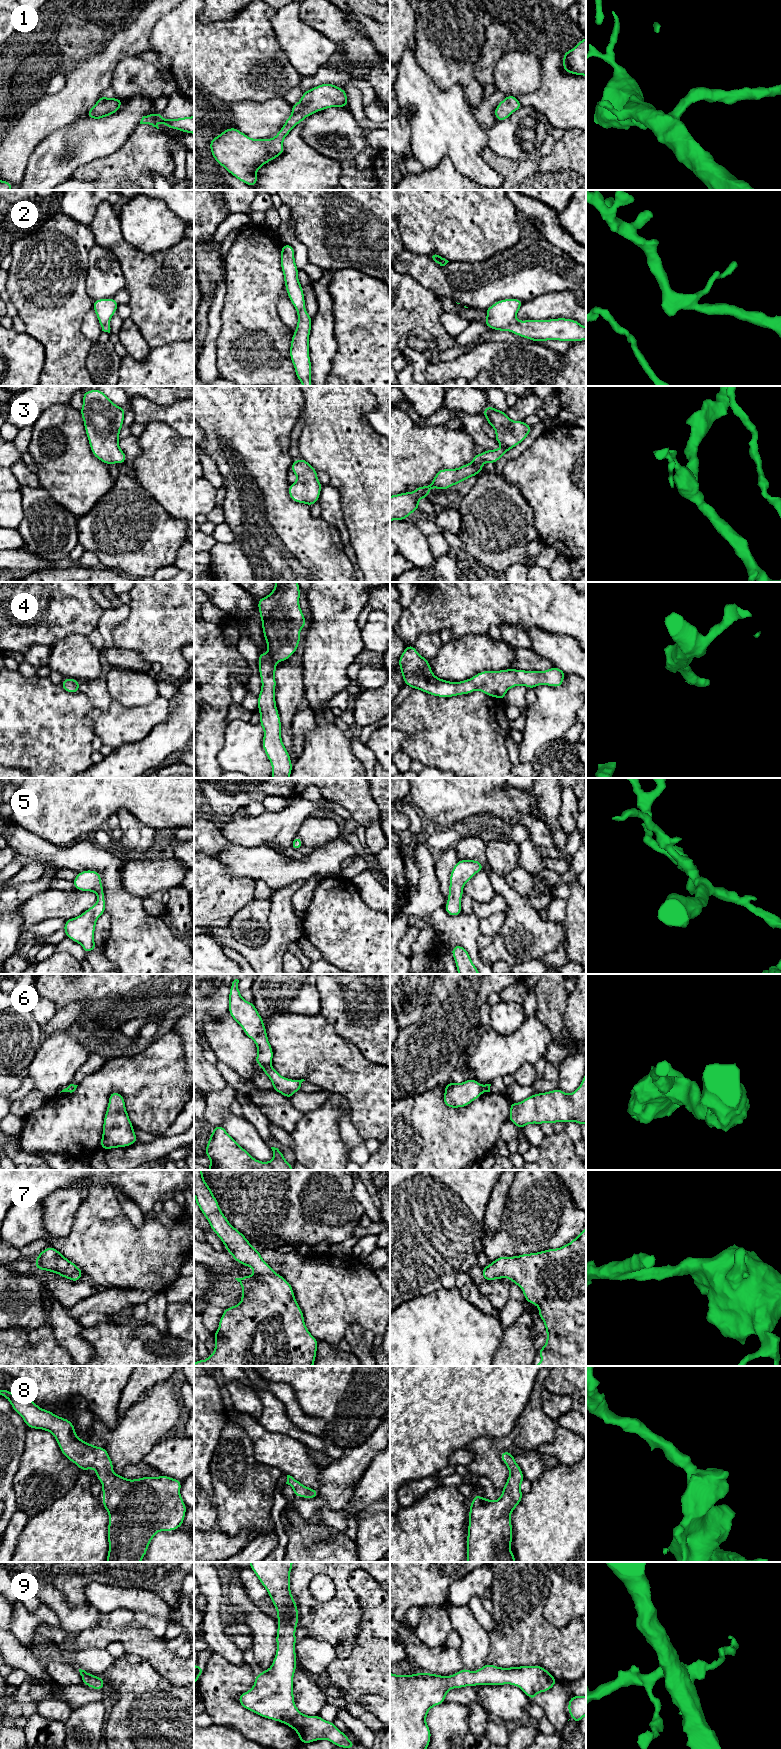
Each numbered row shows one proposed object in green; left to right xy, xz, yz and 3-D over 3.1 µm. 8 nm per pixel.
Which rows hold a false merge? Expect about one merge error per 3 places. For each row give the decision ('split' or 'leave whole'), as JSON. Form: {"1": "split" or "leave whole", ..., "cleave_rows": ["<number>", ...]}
{"1": "leave whole", "2": "leave whole", "3": "leave whole", "4": "leave whole", "5": "leave whole", "6": "split", "7": "leave whole", "8": "leave whole", "9": "leave whole", "cleave_rows": ["6"]}

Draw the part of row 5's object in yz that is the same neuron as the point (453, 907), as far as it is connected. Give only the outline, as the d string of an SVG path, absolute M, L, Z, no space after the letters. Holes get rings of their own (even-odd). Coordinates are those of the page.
M458 860L450 874L450 885L445 910L450 916L458 916L461 911L461 898L464 885L479 871L483 865L478 860Z

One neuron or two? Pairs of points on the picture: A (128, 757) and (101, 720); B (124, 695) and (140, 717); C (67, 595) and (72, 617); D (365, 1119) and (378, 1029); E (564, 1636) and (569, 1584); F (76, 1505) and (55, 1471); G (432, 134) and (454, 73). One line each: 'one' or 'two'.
A: two
B: two
C: one
D: two
E: two
F: two
G: two

